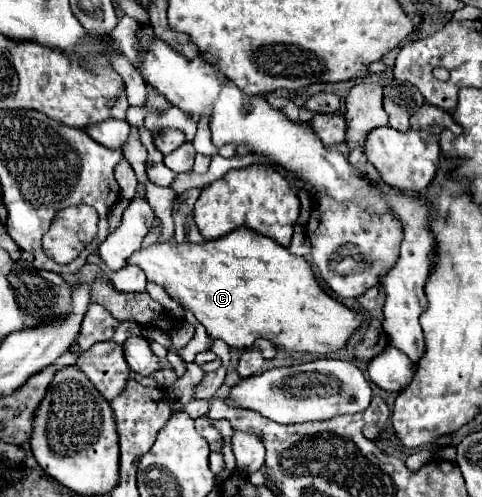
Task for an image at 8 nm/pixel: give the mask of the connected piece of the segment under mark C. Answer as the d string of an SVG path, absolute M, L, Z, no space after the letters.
M236 228L226 236L220 236L216 240L204 240L200 244L188 240L176 242L176 238L170 238L168 242L154 242L152 246L134 252L128 258L128 264L142 268L148 282L162 286L172 300L176 300L180 306L196 316L196 320L206 328L210 338L220 338L230 348L250 348L254 340L266 338L282 350L324 356L340 350L346 344L348 336L362 322L360 314L348 310L320 288L310 270L310 264L302 256L290 254L288 248L250 228Z

